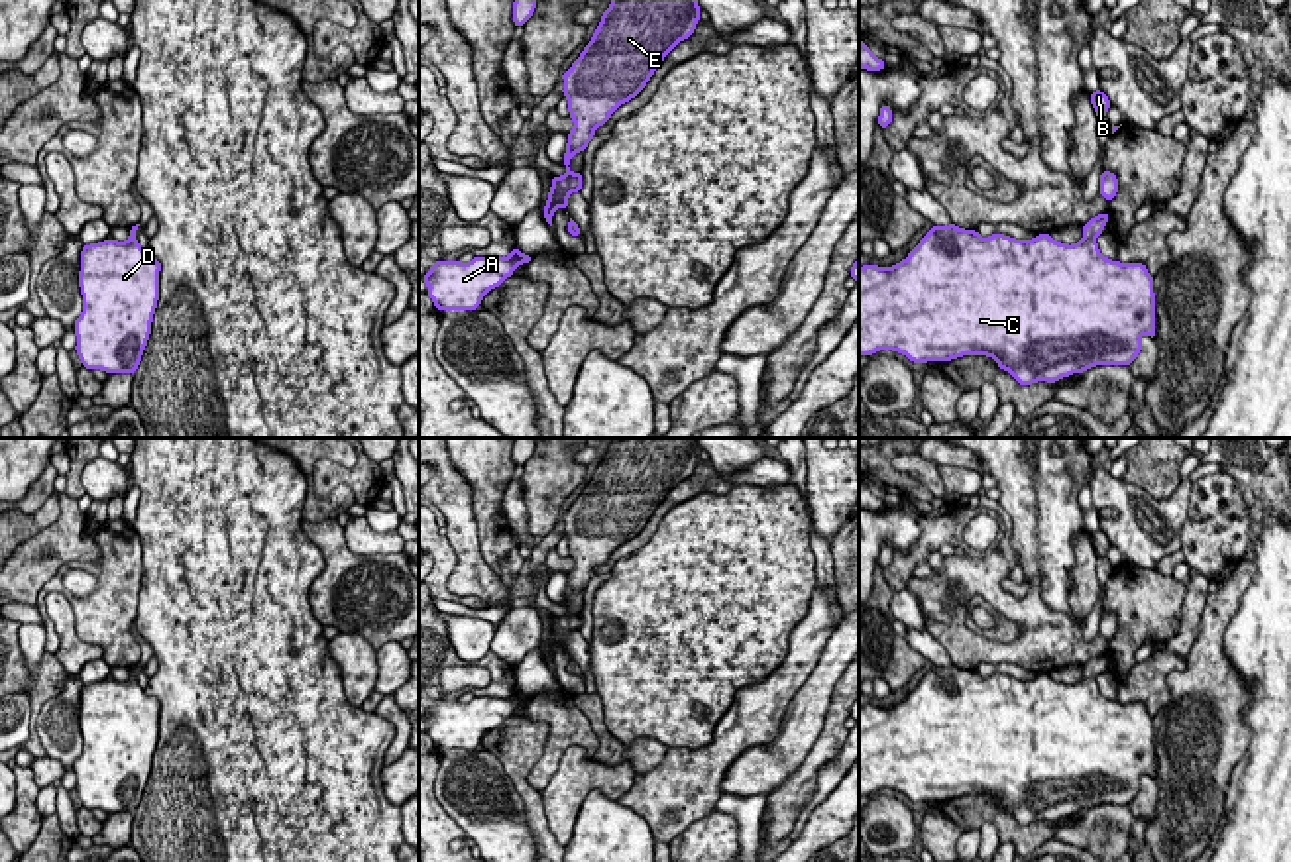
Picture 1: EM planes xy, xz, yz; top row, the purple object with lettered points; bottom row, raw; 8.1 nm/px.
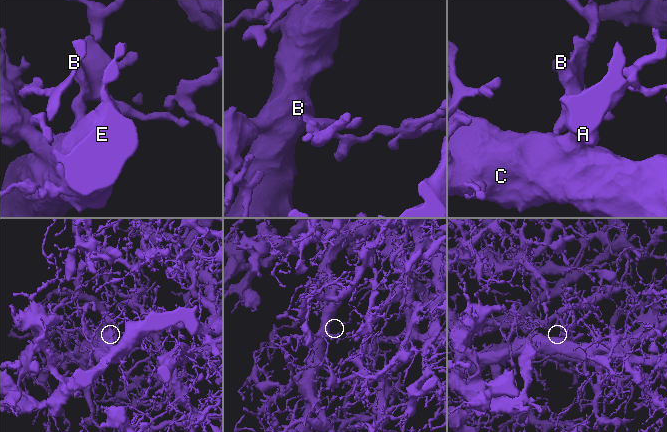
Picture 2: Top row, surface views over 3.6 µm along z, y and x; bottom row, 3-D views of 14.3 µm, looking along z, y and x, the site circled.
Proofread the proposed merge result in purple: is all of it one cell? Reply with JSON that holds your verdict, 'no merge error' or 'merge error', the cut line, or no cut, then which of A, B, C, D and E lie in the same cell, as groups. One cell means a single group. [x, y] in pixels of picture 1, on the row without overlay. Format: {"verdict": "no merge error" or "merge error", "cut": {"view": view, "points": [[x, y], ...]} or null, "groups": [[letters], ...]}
{"verdict": "no merge error", "cut": null, "groups": [["A", "B", "C", "D", "E"]]}

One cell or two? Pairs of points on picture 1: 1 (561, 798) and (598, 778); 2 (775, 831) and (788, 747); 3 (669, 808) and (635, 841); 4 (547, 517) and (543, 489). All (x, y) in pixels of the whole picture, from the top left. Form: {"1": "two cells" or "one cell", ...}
{"1": "one cell", "2": "two cells", "3": "two cells", "4": "one cell"}

